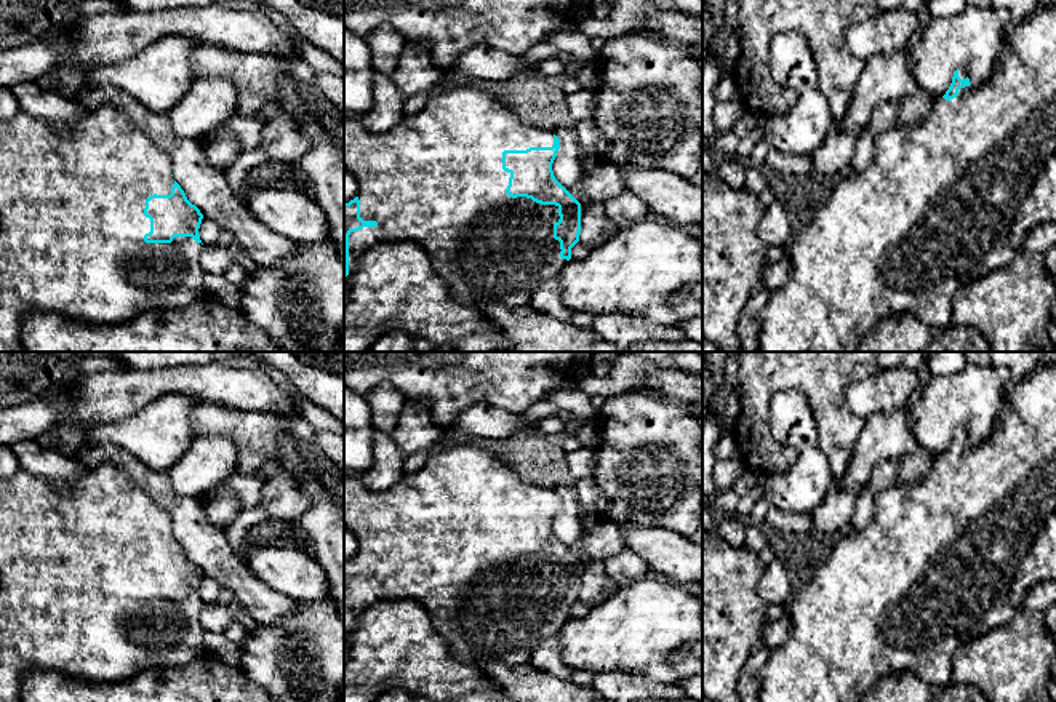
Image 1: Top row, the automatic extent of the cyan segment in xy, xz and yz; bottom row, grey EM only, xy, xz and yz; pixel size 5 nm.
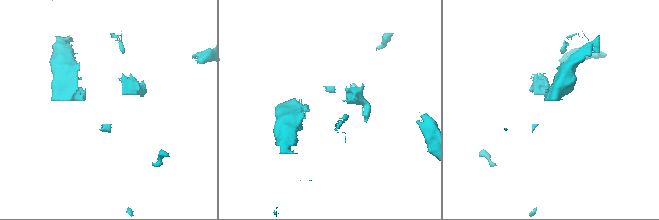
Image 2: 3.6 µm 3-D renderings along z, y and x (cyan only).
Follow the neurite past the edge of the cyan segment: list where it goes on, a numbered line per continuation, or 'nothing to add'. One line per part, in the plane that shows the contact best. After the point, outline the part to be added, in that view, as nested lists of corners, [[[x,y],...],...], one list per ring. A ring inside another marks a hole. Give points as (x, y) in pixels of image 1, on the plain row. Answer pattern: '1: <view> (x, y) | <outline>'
1: xz (436, 536) | [[[456,441],[432,453],[421,470],[403,475],[386,491],[368,489],[355,473],[344,470],[344,528],[357,539],[360,576],[378,580],[376,585],[350,590],[349,633],[355,630],[360,614],[373,604],[413,600],[427,609],[437,633],[456,660],[485,668],[494,664],[530,664],[534,649],[546,638],[558,635],[568,620],[560,616],[560,600],[554,596],[554,582],[560,577],[558,564],[509,555],[506,547],[510,531],[502,528],[502,510],[552,504],[550,488],[520,480],[491,451]]]

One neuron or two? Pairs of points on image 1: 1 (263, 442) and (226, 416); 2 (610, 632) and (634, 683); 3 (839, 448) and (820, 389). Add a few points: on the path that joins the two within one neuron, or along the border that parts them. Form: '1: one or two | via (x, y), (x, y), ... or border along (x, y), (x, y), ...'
1: one | via (253, 432), (236, 424)
2: two | border along (594, 674), (639, 672), (666, 683)
3: one | via (837, 434), (837, 424), (828, 403)

